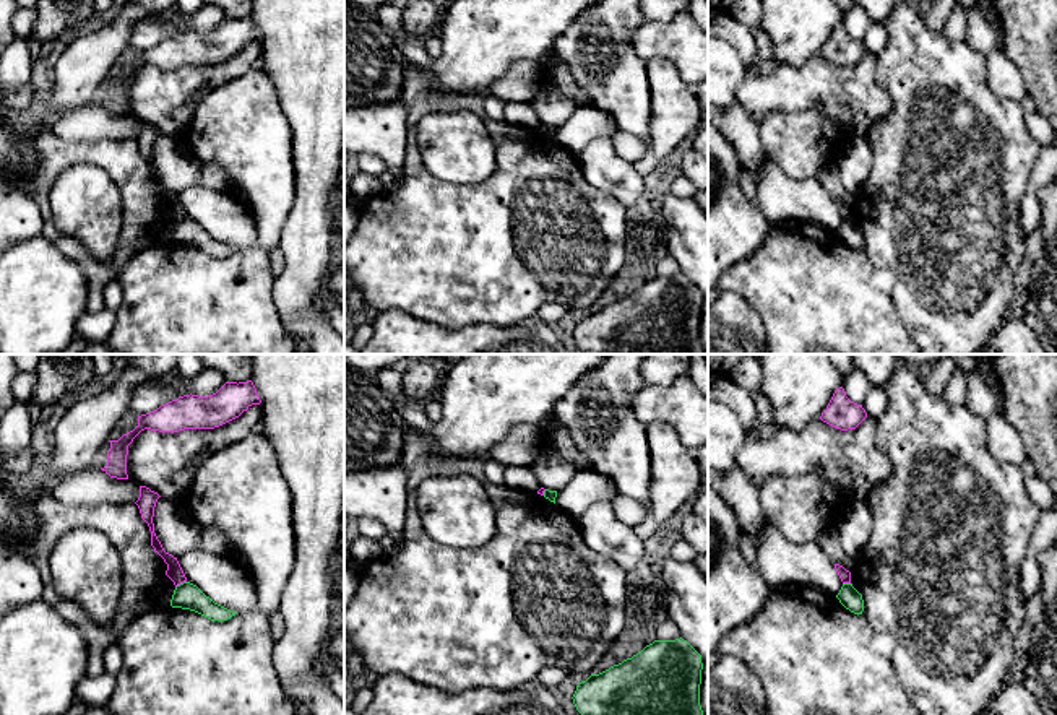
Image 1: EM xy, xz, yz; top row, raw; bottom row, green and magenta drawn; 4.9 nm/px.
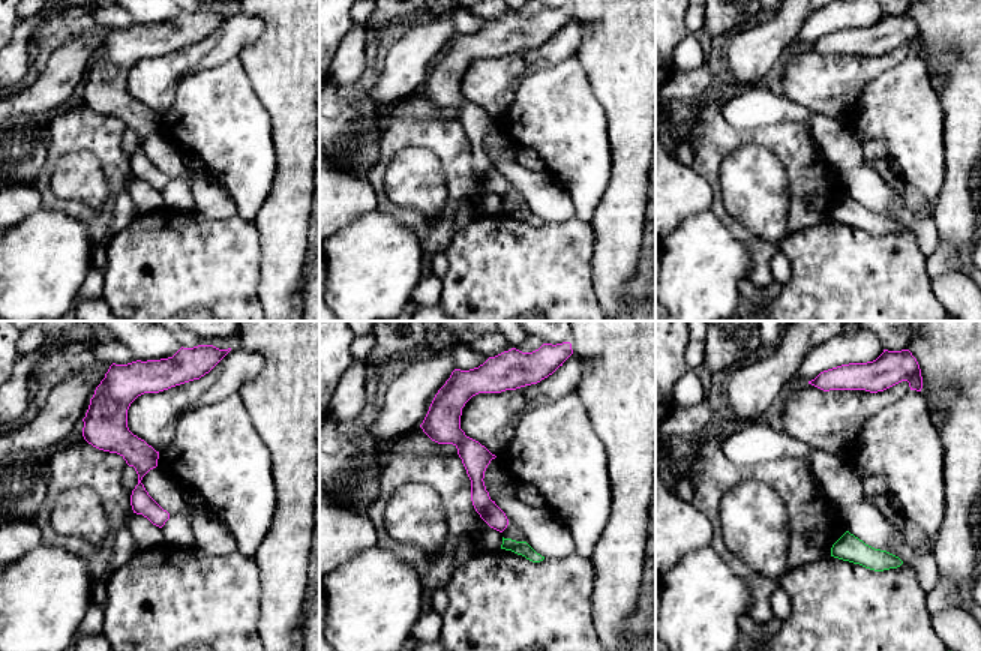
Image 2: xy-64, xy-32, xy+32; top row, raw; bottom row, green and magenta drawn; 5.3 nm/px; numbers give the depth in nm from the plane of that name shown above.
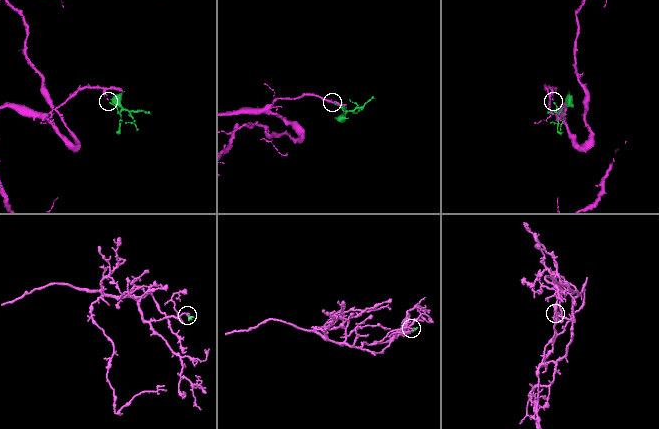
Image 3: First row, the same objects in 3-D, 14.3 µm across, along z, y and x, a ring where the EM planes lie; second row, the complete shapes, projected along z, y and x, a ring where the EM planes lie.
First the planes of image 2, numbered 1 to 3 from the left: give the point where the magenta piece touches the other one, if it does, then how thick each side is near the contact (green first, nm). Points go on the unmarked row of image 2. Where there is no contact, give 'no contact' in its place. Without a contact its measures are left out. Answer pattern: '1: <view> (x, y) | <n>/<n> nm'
1: no contact
2: no contact
3: no contact

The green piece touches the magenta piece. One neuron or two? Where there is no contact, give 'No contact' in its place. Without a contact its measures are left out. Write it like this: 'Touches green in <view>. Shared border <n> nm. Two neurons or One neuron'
Touches green in xy. Shared border 70 nm. Two neurons

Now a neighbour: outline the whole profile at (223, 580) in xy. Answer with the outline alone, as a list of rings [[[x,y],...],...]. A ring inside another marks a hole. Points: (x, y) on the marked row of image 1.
[[[201,549],[188,551],[177,561],[187,582],[196,585],[214,603],[237,614],[260,608],[252,578],[235,561]]]

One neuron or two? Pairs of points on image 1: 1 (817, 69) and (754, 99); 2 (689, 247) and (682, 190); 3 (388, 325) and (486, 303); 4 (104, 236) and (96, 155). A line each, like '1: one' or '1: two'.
1: one
2: two
3: two
4: two

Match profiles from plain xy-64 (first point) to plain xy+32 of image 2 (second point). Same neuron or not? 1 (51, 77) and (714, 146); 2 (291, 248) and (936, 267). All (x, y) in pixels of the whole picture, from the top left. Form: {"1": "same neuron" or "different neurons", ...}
{"1": "different neurons", "2": "same neuron"}

